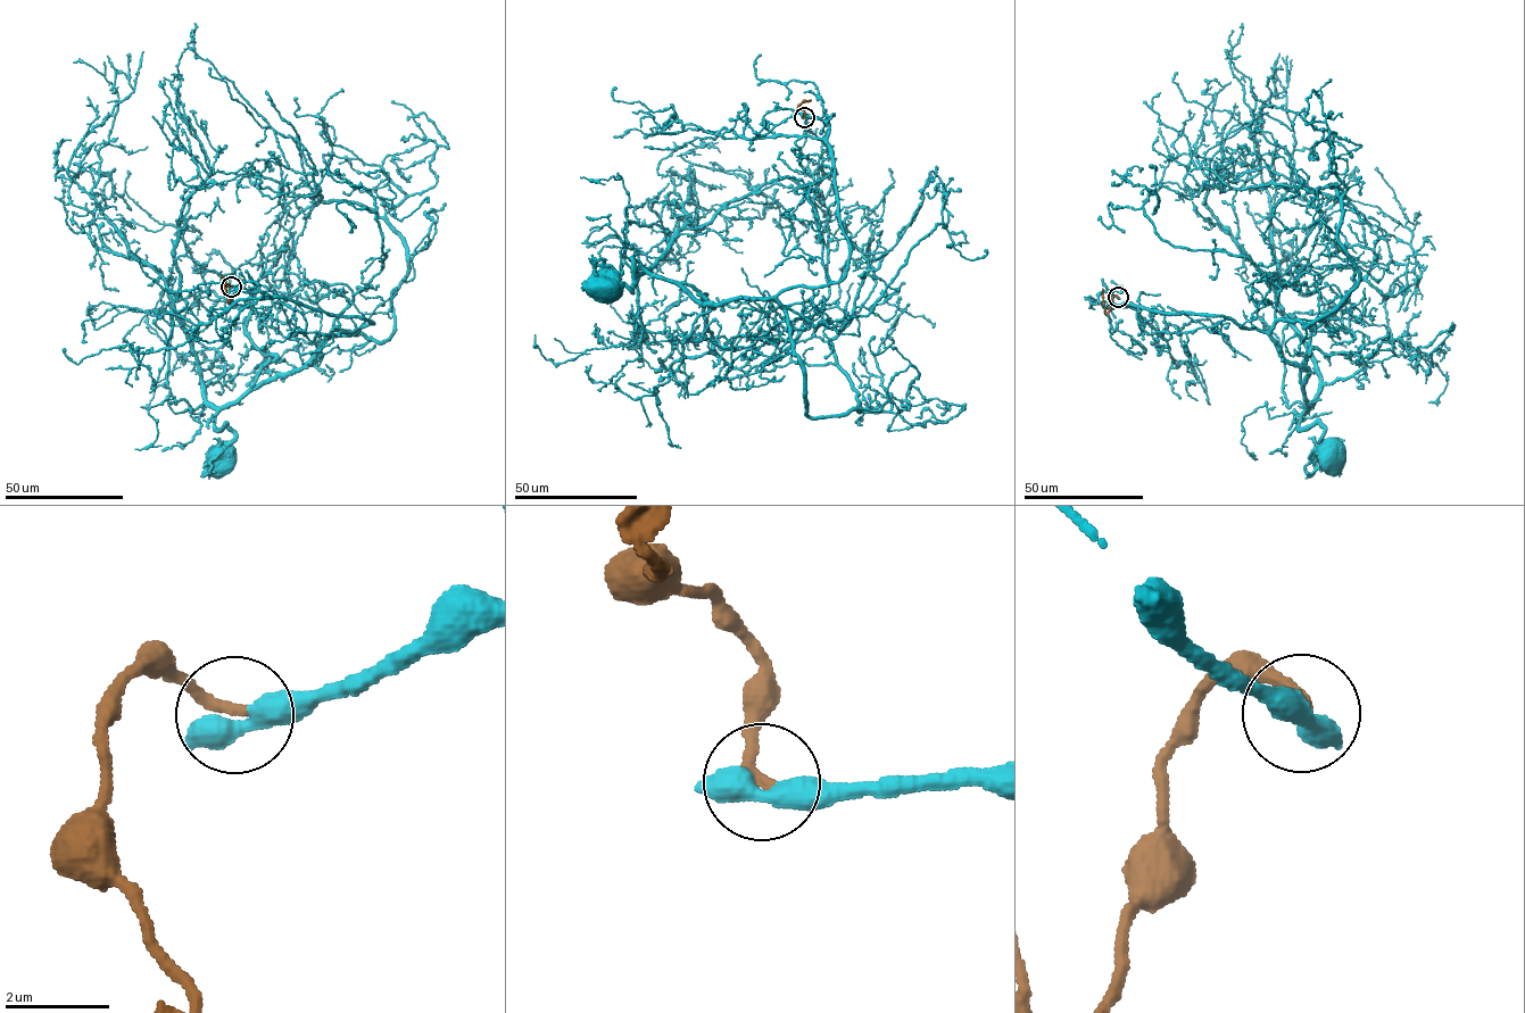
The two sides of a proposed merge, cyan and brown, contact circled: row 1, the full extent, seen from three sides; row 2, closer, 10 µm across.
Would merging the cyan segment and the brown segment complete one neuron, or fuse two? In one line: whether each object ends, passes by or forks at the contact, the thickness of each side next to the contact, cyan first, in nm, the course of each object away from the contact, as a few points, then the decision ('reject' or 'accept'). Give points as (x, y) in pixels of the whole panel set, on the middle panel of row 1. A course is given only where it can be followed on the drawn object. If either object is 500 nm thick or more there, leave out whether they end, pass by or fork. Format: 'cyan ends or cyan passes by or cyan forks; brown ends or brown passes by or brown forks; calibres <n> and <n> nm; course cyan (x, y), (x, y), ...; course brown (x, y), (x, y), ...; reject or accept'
calibres 550 and 240 nm; course cyan (804, 117), (833, 115), (827, 142), (848, 246), (840, 280), (701, 302), (633, 258), (632, 291), (601, 287); course brown (804, 117), (800, 105), (811, 100); accept

